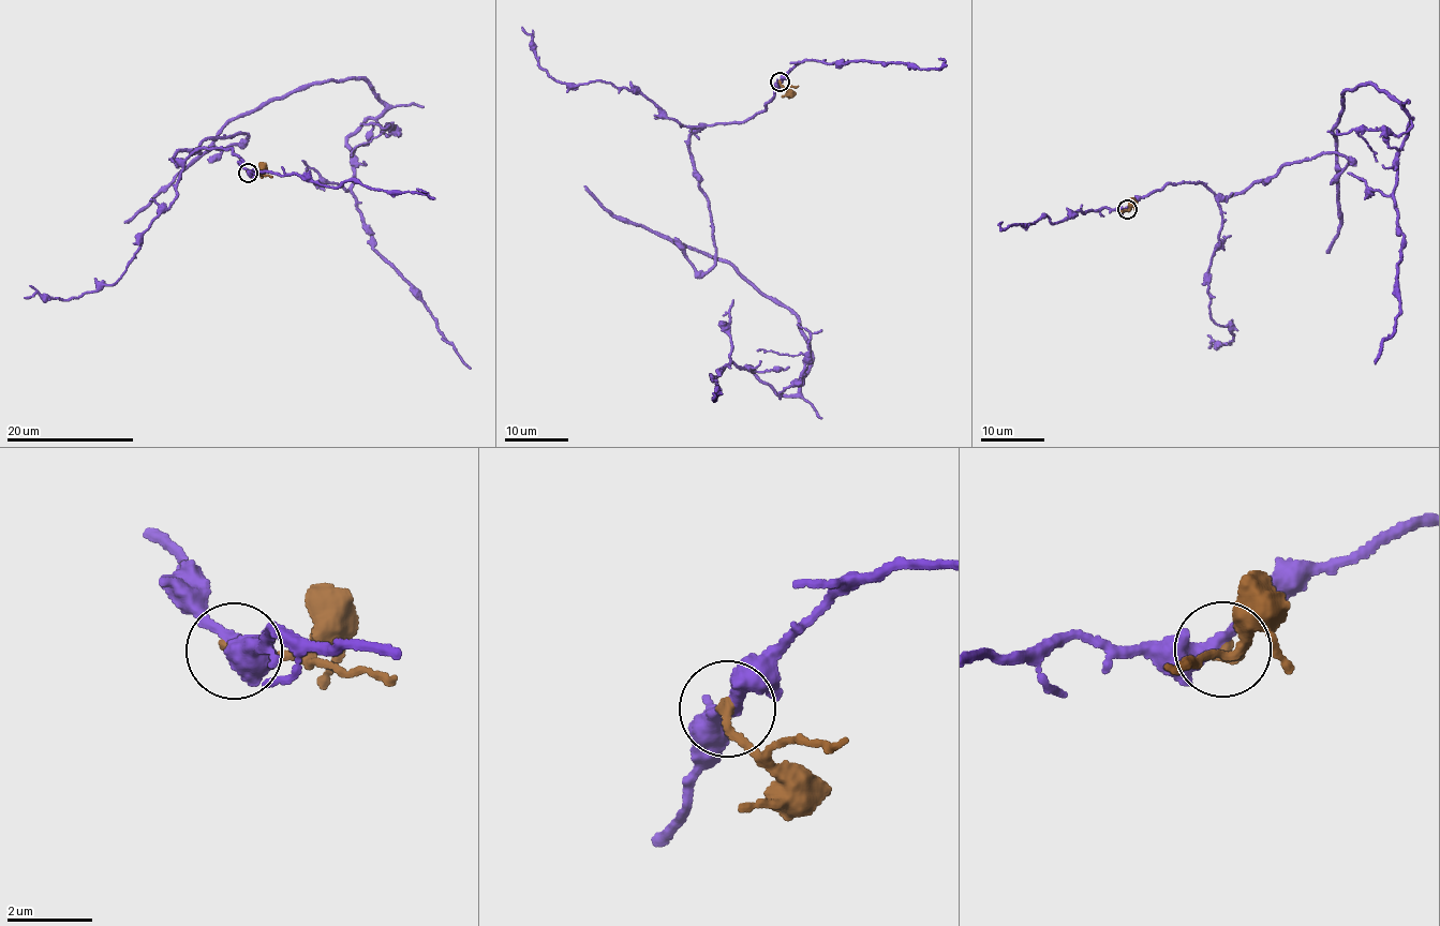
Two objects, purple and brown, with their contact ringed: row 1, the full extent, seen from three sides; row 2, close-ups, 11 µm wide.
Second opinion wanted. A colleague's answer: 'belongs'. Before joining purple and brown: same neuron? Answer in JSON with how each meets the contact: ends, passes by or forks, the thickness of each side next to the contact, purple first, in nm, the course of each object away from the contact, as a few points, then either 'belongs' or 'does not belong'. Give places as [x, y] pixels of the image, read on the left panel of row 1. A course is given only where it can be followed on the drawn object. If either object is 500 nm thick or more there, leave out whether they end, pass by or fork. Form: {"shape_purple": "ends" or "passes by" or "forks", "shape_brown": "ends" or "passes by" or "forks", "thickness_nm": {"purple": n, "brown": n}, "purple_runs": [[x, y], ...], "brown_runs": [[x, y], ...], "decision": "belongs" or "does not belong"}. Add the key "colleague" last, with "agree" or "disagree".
{"shape_purple": "passes by", "shape_brown": "ends", "thickness_nm": {"purple": 340, "brown": 280}, "purple_runs": [[249, 172], [232, 148], [173, 160], [247, 140], [213, 140], [314, 84], [373, 87], [352, 195], [471, 368]], "brown_runs": [[249, 172], [272, 177]], "decision": "does not belong", "colleague": "disagree"}

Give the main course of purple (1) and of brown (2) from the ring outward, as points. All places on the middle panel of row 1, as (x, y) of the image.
1: (781, 81), (691, 133), (714, 266), (683, 251), (797, 316), (807, 373), (789, 396), (729, 362), (722, 394)
2: (781, 81), (785, 88), (797, 86)

